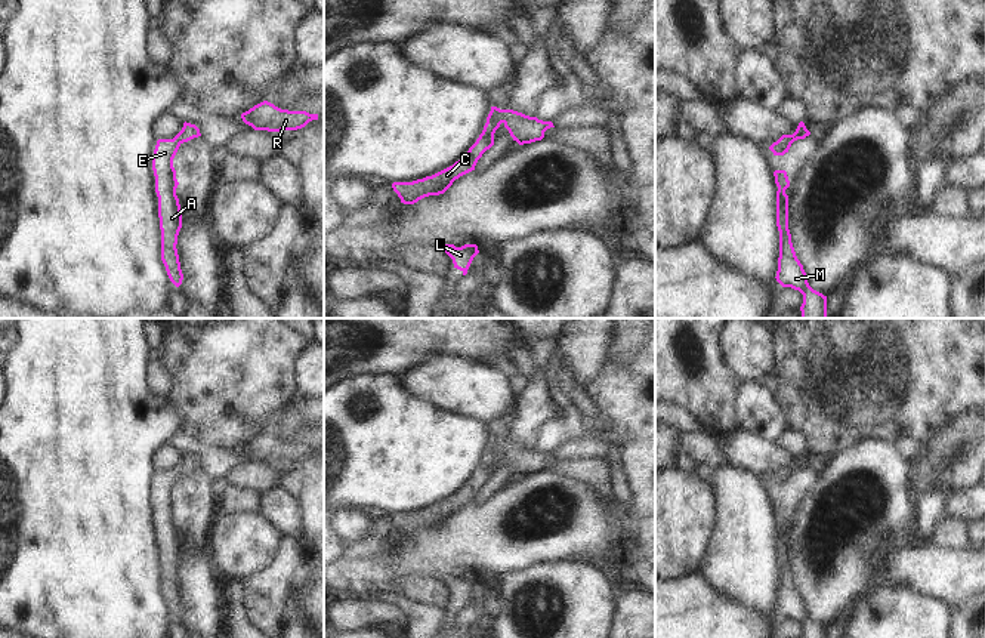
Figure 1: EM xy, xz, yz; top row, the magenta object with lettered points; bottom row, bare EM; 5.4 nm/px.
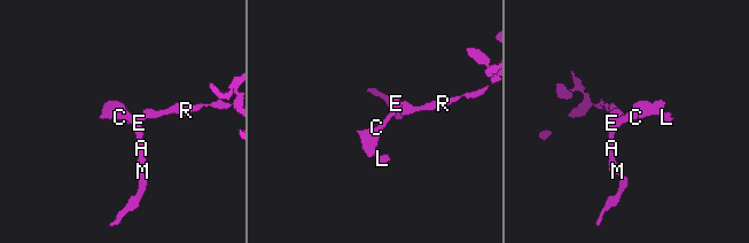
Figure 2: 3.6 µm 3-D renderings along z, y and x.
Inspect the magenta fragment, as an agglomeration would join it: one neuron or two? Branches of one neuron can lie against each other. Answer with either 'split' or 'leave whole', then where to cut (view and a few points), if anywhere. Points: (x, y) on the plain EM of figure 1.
leave whole; no cut

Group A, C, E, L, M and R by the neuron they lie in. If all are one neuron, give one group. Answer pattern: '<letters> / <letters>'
A C E L M R

